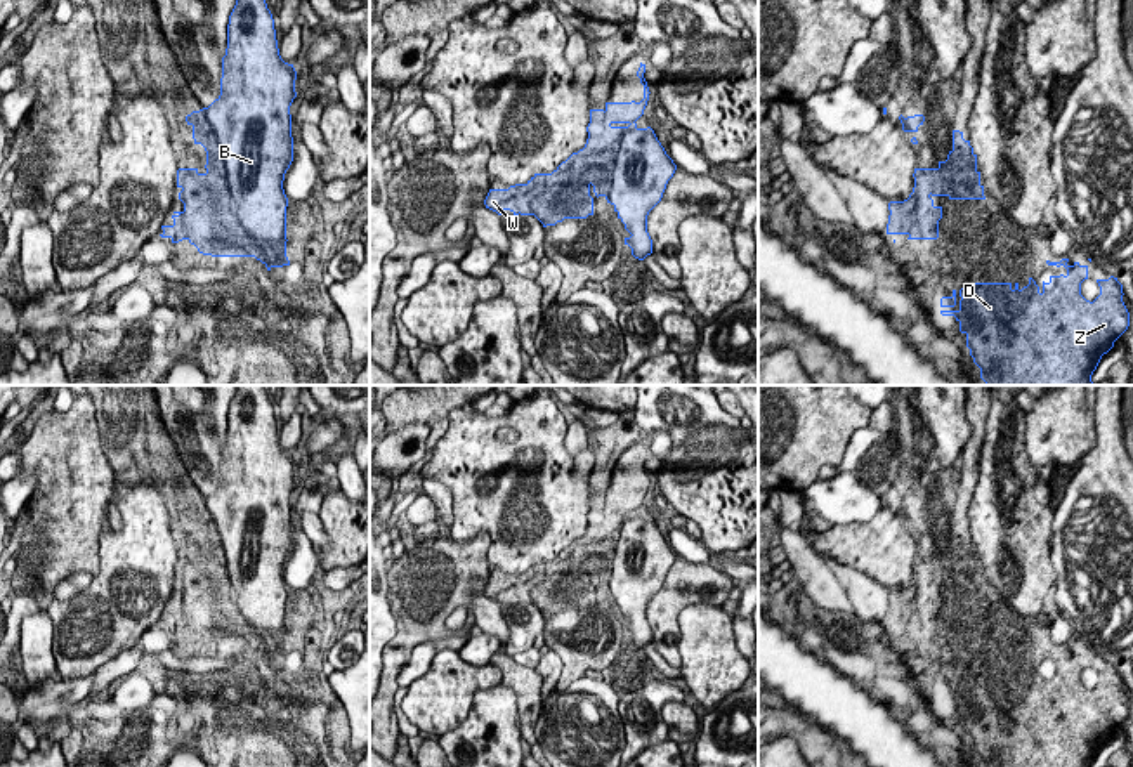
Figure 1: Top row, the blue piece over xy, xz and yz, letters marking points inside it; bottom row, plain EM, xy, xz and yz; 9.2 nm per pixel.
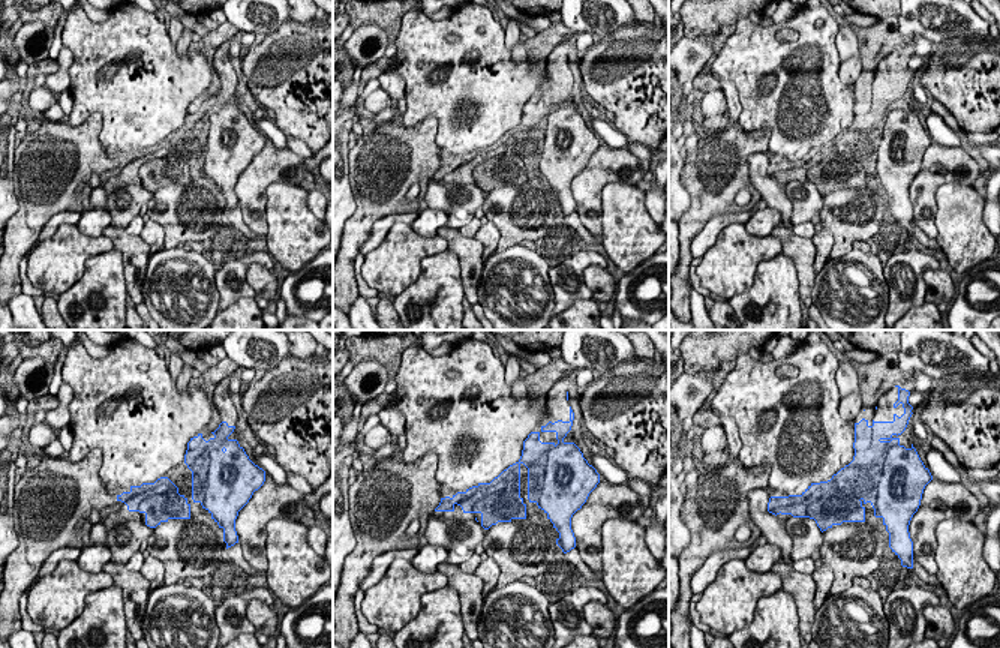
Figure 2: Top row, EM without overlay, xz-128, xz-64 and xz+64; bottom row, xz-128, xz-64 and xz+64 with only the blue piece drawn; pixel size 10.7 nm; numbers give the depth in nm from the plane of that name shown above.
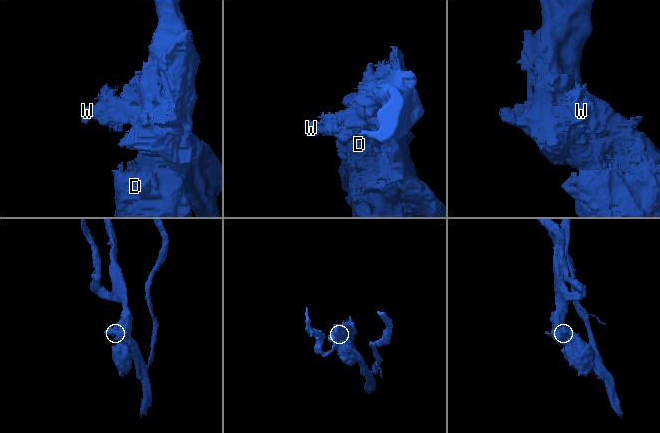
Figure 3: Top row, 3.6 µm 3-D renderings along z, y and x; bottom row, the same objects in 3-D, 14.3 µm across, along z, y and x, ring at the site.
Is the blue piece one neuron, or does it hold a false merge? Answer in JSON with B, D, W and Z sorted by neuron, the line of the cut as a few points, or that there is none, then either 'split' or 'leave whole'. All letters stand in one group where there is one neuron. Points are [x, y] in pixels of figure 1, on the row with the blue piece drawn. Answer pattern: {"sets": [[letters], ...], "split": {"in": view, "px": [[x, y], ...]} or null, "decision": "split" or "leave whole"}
{"sets": [["B"], ["D", "W", "Z"]], "split": {"in": "xz", "px": [[575, 153], [578, 170], [590, 183]]}, "decision": "split"}

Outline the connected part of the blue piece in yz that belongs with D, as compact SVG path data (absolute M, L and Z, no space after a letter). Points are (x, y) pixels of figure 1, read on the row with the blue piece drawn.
M1069 259L1050 262L1048 266L1064 266L1067 274L1050 276L1050 281L1039 288L1032 278L1022 290L1018 283L963 283L959 292L953 290L951 297L940 298L940 314L954 316L959 323L959 331L966 335L966 347L973 363L980 368L980 378L987 385L1097 385L1091 375L1097 370L1104 354L1128 330L1130 312L1123 302L1123 285L1117 278L1097 279L1100 295L1090 302L1081 295L1081 283L1088 279L1088 266Z

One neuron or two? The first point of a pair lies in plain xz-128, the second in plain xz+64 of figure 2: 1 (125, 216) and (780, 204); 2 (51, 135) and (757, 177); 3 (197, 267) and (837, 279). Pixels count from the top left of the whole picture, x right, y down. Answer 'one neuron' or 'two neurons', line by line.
1: two neurons
2: two neurons
3: one neuron

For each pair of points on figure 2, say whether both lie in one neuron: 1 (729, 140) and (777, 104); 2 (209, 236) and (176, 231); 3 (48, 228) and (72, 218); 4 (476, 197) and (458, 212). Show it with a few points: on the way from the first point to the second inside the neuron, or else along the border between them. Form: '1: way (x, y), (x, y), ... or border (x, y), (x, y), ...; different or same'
1: border (738, 120), (747, 132); different
2: way (201, 231), (183, 231); same
3: way (54, 222), (66, 218); same
4: way (471, 200), (462, 207); same

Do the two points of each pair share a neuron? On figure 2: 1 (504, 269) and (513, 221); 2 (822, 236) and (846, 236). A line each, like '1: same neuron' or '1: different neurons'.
1: different neurons
2: different neurons

